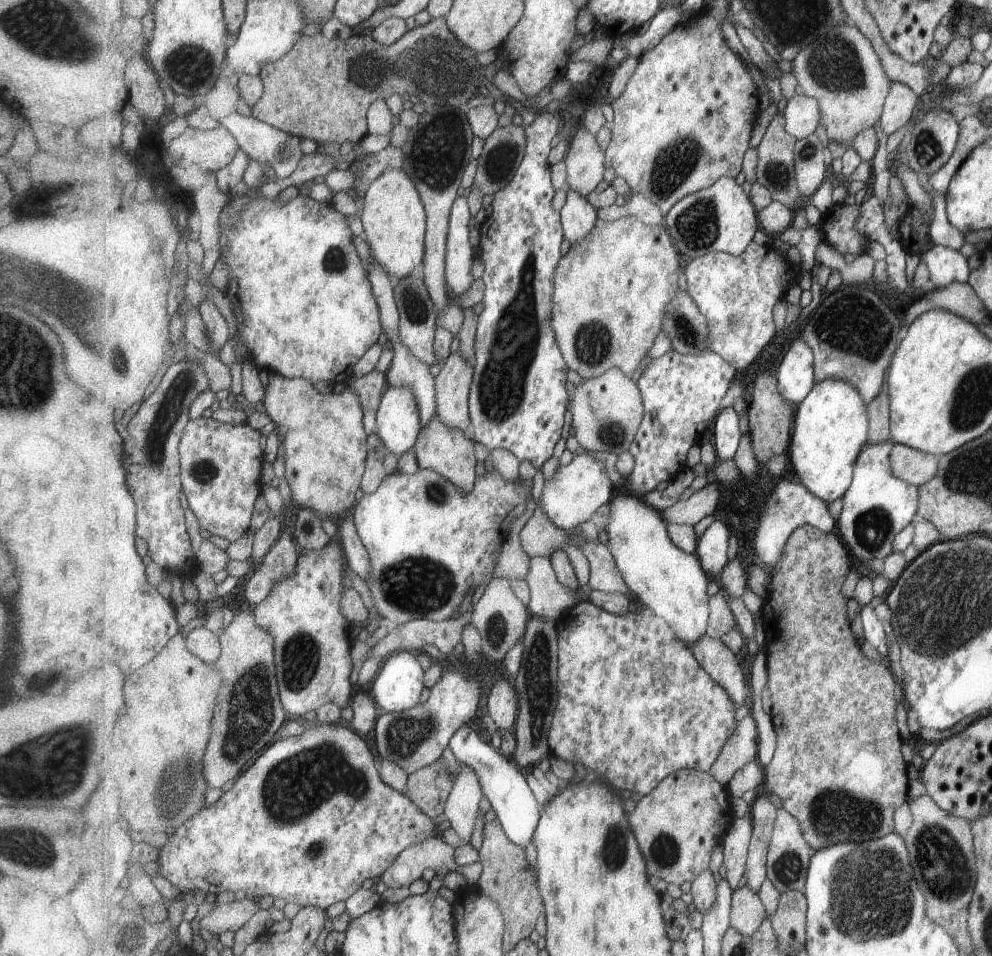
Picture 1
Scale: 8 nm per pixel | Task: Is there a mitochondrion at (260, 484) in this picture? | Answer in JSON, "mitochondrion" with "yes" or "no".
{"mitochondrion":"no"}

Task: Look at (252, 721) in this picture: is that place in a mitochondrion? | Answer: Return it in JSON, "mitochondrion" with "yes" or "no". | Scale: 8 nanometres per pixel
{"mitochondrion":"yes"}

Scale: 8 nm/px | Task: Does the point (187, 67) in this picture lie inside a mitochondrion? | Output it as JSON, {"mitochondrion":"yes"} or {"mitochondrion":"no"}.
{"mitochondrion":"yes"}

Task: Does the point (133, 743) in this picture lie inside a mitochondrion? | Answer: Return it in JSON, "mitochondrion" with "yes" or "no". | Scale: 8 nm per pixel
{"mitochondrion":"no"}

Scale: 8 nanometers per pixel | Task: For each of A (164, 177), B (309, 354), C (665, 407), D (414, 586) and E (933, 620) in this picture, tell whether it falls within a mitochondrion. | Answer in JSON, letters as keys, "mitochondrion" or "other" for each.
{"A":"other","B":"other","C":"other","D":"mitochondrion","E":"mitochondrion"}

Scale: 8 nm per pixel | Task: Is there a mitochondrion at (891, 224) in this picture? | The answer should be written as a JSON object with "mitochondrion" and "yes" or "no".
{"mitochondrion":"no"}

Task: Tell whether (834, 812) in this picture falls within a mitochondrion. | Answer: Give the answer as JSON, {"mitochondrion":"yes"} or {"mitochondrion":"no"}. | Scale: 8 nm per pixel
{"mitochondrion":"yes"}

